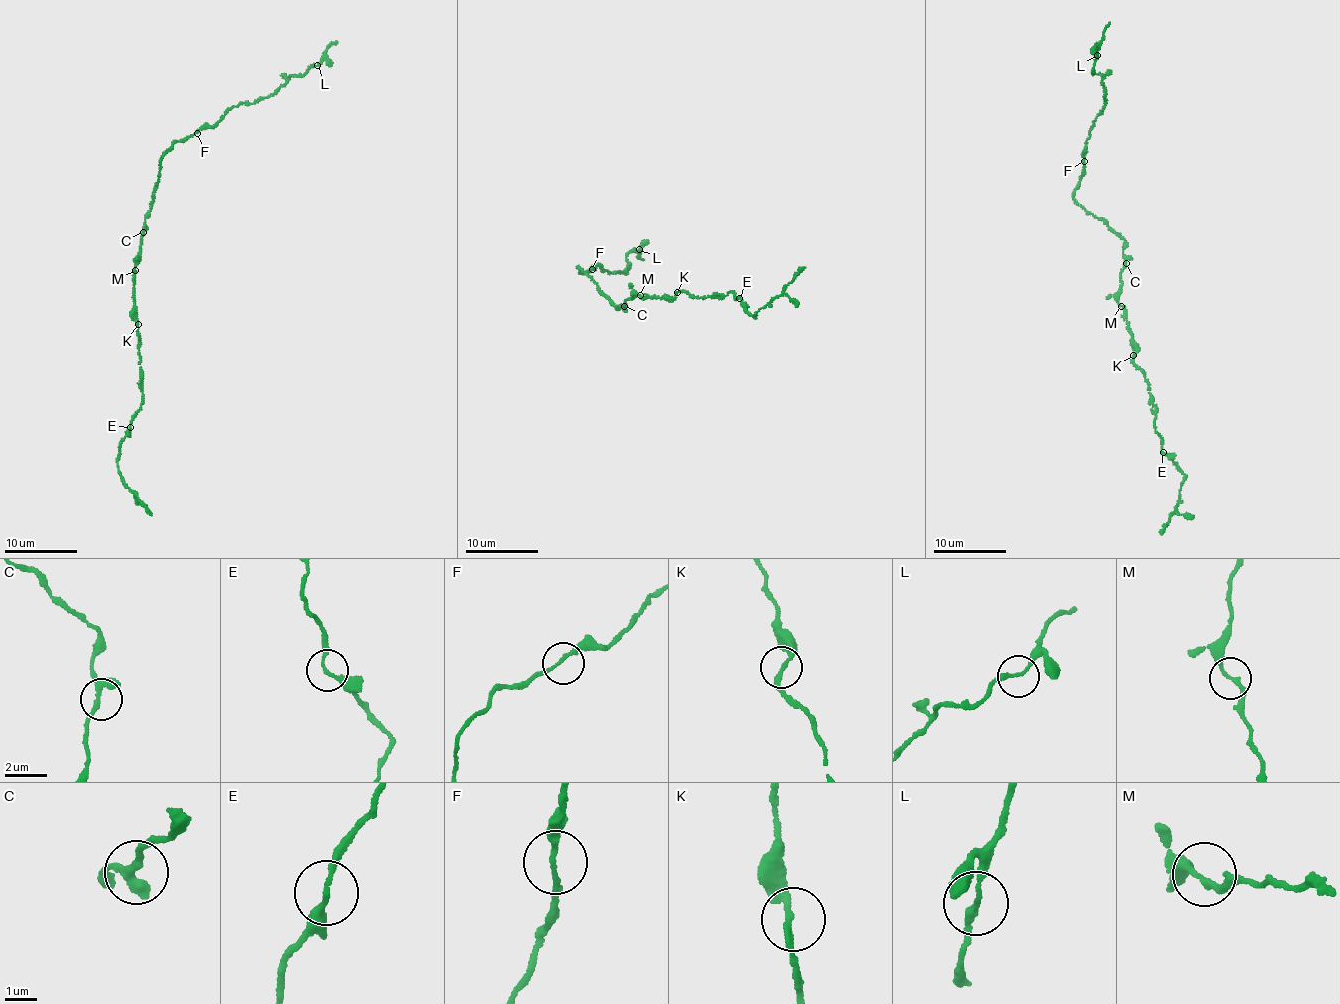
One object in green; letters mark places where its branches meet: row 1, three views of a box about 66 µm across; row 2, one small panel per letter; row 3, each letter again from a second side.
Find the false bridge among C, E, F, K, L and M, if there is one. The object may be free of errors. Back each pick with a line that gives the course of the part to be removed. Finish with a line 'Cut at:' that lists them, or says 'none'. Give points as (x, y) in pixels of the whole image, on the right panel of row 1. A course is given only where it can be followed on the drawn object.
Cut at: none

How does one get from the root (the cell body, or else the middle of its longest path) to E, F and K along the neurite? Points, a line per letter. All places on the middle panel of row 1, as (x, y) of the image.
E: (623, 304), (637, 293), (642, 297), (672, 298), (683, 290), (706, 298), (733, 291), (739, 298)
F: (623, 304), (616, 308), (598, 289), (597, 283), (577, 268), (581, 273), (588, 273), (592, 269)
K: (623, 304), (637, 293), (642, 297), (667, 295), (672, 298), (677, 292)

